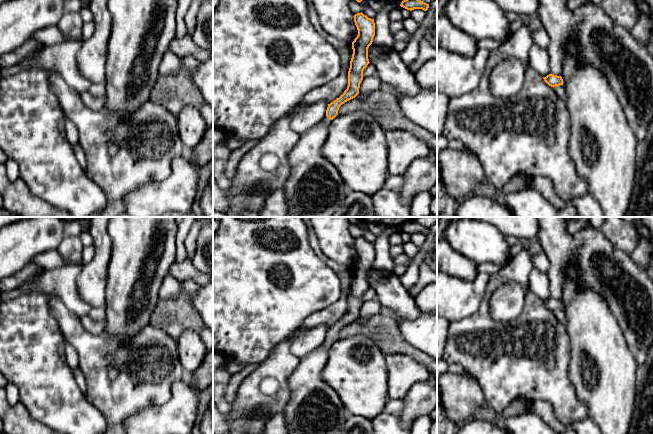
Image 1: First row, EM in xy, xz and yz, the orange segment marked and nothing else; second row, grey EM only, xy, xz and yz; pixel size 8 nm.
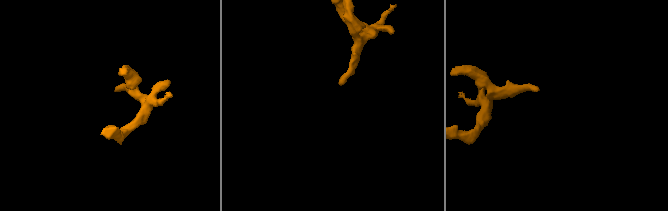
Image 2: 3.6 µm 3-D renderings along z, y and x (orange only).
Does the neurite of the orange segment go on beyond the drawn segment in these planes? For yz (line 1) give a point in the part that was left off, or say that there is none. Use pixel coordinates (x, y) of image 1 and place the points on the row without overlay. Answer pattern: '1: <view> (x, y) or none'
1: none

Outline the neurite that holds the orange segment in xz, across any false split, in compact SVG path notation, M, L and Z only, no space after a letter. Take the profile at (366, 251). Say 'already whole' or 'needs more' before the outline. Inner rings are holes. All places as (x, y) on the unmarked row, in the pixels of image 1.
needs more; M361 236L354 239L354 246L358 259L352 266L353 278L348 295L348 310L339 322L328 328L326 340L321 344L322 347L327 349L338 339L338 334L342 328L359 318L360 308L363 304L363 295L370 287L368 272L375 260L374 243L368 242Z

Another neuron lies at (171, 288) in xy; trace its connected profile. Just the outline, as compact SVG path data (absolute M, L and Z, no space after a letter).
M167 274L162 282L158 292L158 298L161 300L173 299L178 297L183 290L182 282Z

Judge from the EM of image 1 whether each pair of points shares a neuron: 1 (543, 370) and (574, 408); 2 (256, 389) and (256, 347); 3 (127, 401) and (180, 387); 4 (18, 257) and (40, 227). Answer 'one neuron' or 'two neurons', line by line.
1: one neuron
2: two neurons
3: two neurons
4: one neuron

